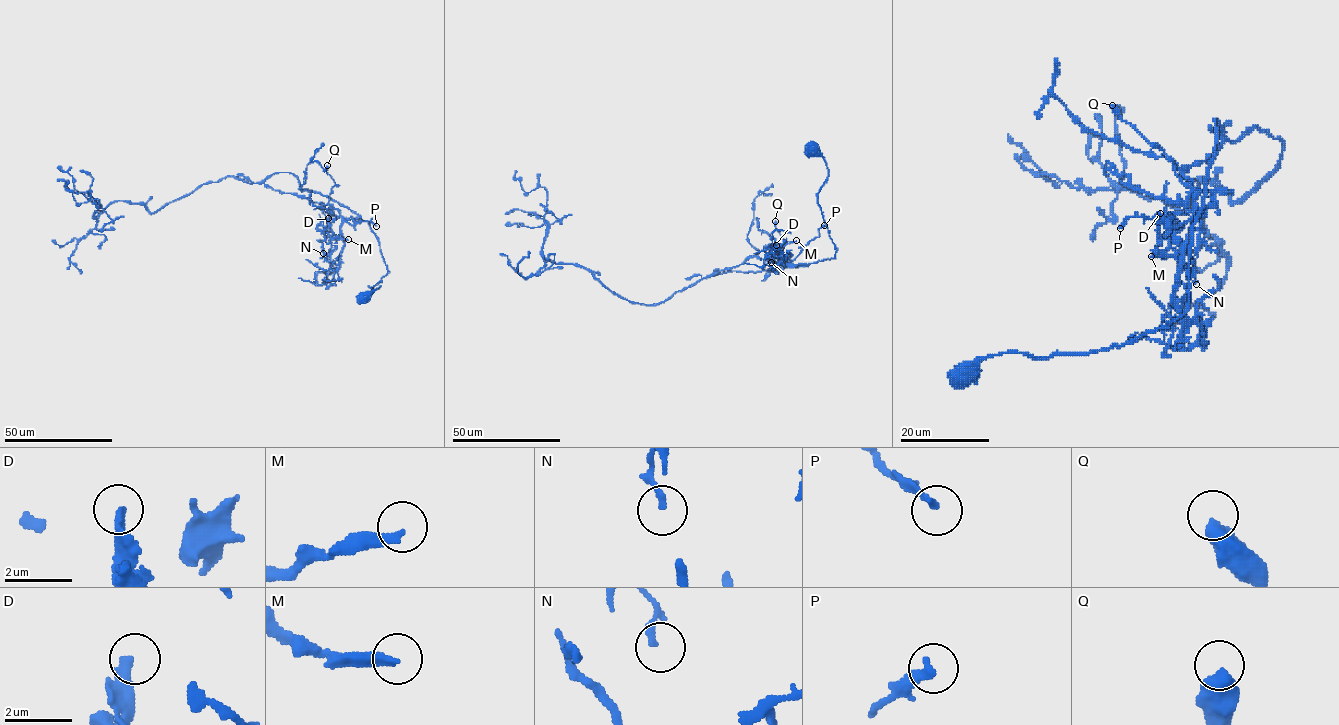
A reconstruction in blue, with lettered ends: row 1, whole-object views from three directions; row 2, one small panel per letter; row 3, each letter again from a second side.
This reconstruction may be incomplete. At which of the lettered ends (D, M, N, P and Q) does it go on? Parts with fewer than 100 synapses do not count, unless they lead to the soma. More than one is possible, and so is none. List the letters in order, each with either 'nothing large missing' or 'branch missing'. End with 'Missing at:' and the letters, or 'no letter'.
D: nothing large missing
M: nothing large missing
N: nothing large missing
P: nothing large missing
Q: nothing large missing
Missing at: no letter

